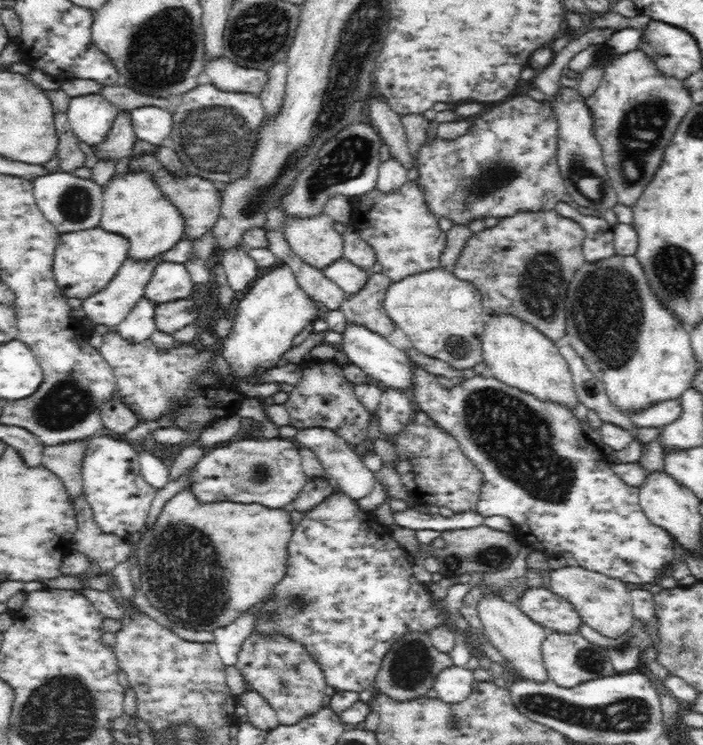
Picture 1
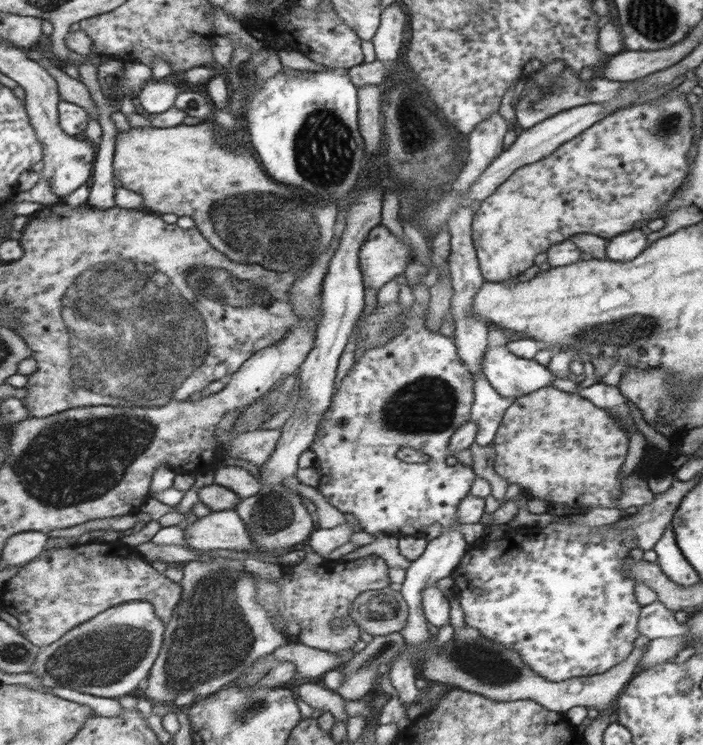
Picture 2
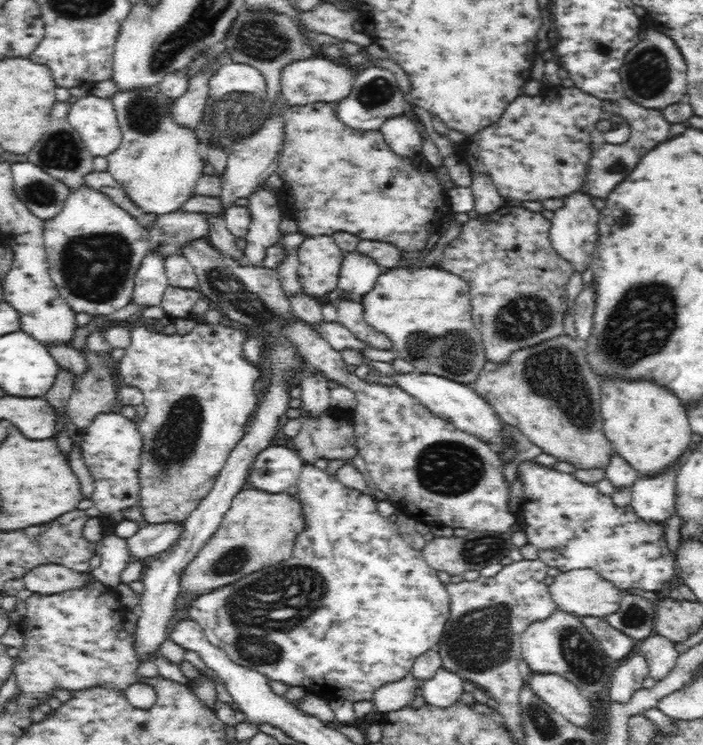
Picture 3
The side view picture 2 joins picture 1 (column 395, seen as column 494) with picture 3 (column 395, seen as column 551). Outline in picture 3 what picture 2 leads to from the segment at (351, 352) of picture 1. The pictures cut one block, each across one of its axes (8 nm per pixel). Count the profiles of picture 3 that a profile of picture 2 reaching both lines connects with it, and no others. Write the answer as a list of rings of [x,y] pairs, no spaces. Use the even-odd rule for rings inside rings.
[[[395,373],[393,374],[395,385],[408,394],[417,398],[430,412],[437,417],[454,423],[458,430],[466,431],[468,434],[488,442],[499,449],[510,448],[510,439],[501,434],[504,423],[495,414],[493,407],[486,402],[475,390],[466,383],[459,383],[430,373]]]

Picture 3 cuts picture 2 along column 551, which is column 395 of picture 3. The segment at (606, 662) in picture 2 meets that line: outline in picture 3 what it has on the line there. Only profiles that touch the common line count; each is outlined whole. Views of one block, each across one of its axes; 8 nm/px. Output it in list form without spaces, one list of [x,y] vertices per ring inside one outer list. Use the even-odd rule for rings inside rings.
[[[304,463],[304,470],[297,482],[298,492],[295,496],[302,504],[302,518],[306,522],[306,530],[300,531],[296,537],[294,554],[286,561],[286,564],[278,563],[268,568],[268,574],[250,574],[235,584],[222,586],[202,594],[188,607],[189,618],[197,622],[206,638],[218,648],[221,648],[236,664],[241,664],[263,674],[269,680],[278,680],[291,686],[304,686],[307,692],[319,696],[325,701],[348,699],[352,702],[362,700],[372,701],[374,691],[383,684],[400,680],[405,677],[418,658],[427,650],[436,649],[444,631],[444,626],[450,617],[450,593],[447,586],[440,582],[437,571],[426,562],[422,551],[416,550],[402,538],[396,523],[388,518],[380,516],[377,510],[377,500],[368,492],[344,486],[337,478],[330,476],[310,465]]]

